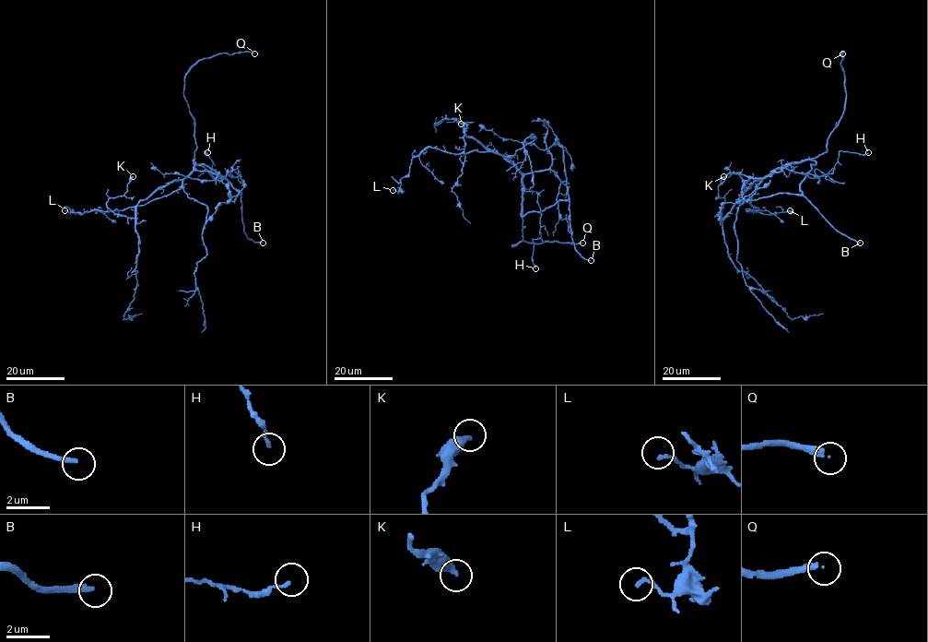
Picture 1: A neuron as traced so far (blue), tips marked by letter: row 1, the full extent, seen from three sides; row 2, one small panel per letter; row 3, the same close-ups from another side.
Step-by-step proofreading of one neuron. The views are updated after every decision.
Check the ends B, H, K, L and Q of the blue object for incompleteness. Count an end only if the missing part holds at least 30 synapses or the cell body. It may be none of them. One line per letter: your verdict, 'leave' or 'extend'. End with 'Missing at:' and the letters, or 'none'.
B: extend
H: leave
K: leave
L: leave
Q: extend
Missing at: B, Q

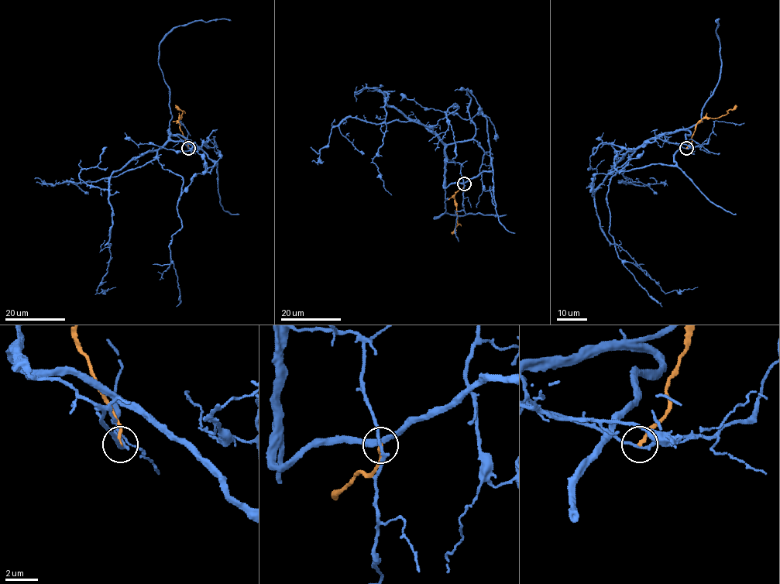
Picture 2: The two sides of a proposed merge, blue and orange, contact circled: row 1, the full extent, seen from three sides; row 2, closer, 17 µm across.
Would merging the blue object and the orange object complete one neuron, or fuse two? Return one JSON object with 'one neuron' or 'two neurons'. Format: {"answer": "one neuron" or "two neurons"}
{"answer": "two neurons"}

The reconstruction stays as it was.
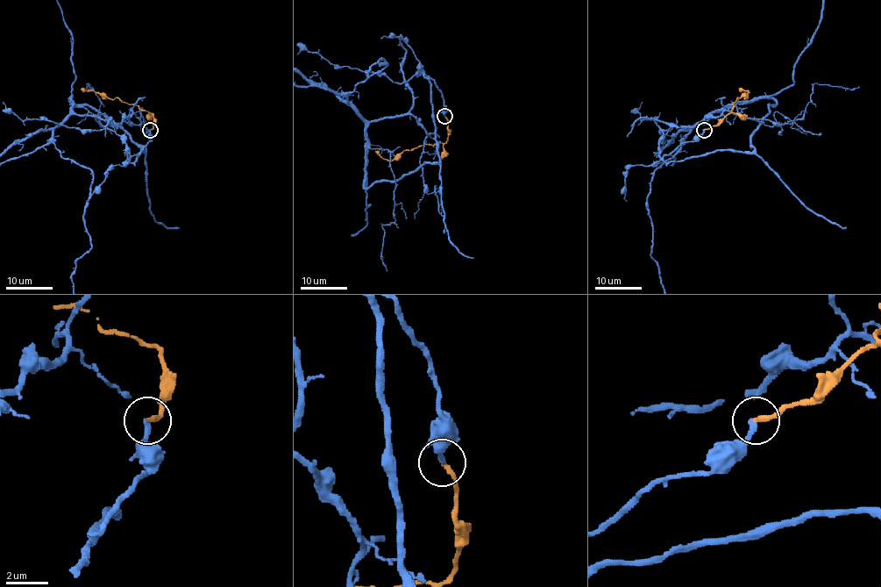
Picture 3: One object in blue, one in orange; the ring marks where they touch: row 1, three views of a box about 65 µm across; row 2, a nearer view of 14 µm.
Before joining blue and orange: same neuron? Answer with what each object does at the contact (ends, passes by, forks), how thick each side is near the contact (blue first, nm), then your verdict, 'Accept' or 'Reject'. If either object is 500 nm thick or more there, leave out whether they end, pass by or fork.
At the ring blue ends. At the ring orange ends. Thickness 240 nm (blue) against 200 nm. Accept

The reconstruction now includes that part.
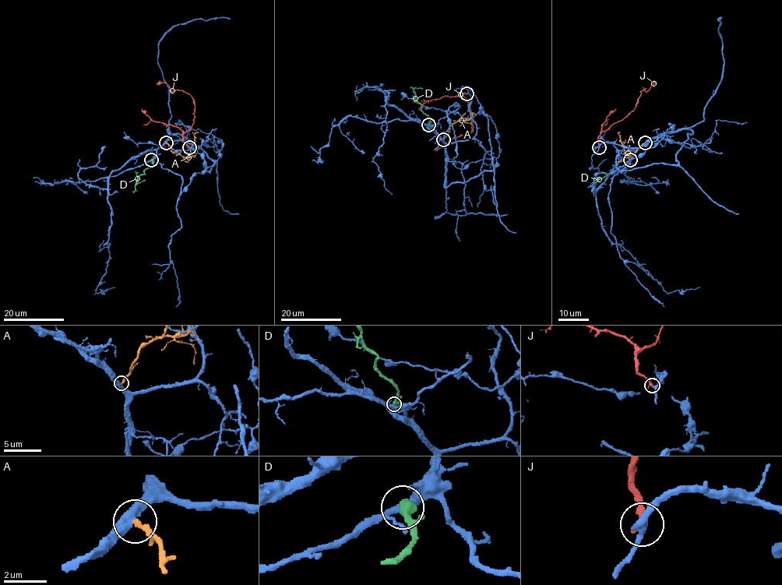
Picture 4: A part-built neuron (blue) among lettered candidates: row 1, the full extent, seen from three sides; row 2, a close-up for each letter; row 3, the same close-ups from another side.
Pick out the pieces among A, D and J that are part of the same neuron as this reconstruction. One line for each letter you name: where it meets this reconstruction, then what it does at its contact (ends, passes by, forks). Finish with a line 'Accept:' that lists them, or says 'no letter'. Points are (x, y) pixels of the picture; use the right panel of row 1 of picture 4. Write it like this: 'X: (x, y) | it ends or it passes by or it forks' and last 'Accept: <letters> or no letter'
J: (599, 147) | it ends
Accept: J

